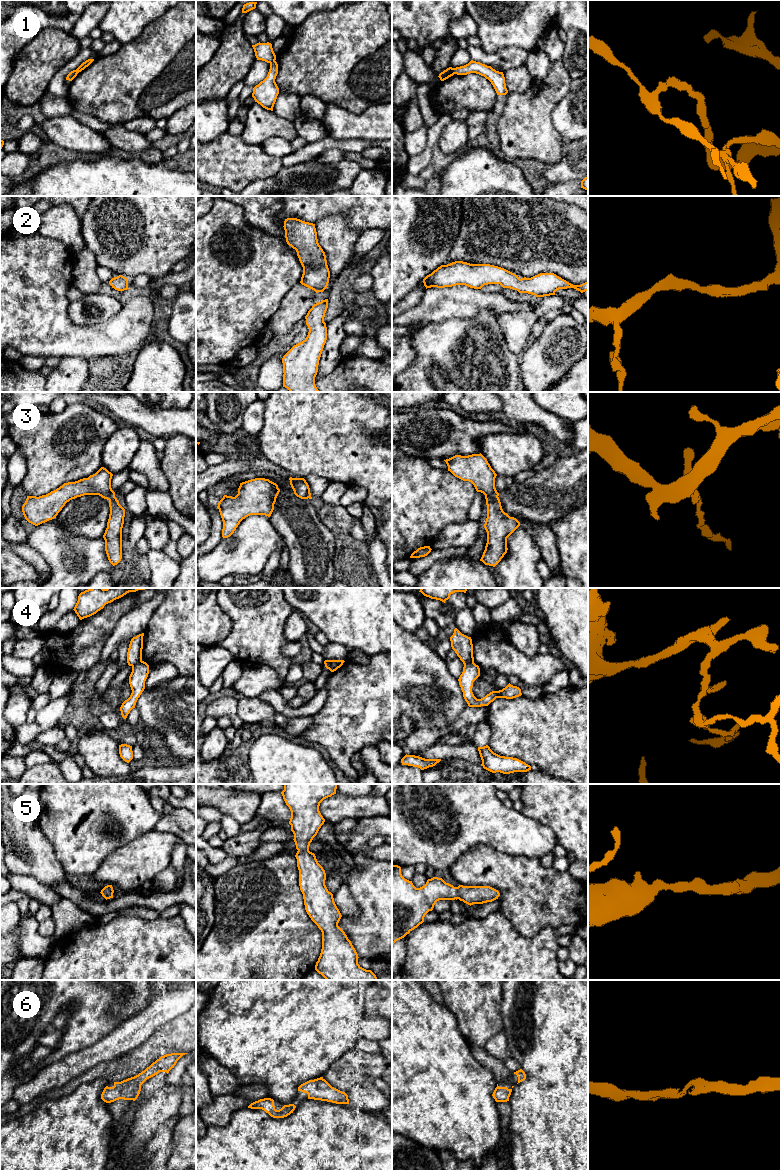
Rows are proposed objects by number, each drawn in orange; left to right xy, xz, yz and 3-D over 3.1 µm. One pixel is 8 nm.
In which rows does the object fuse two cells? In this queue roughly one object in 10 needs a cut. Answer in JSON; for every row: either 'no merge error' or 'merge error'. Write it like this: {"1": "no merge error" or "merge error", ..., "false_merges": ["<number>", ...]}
{"1": "merge error", "2": "no merge error", "3": "no merge error", "4": "merge error", "5": "no merge error", "6": "no merge error", "false_merges": ["1", "4"]}

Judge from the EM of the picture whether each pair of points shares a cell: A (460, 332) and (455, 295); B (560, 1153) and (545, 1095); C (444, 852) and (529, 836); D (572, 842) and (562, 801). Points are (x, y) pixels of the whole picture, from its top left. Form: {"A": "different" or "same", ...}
{"A": "different", "B": "same", "C": "same", "D": "same"}

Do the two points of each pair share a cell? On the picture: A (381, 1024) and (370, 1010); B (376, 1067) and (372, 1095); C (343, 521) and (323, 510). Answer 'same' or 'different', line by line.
A: different
B: different
C: same

